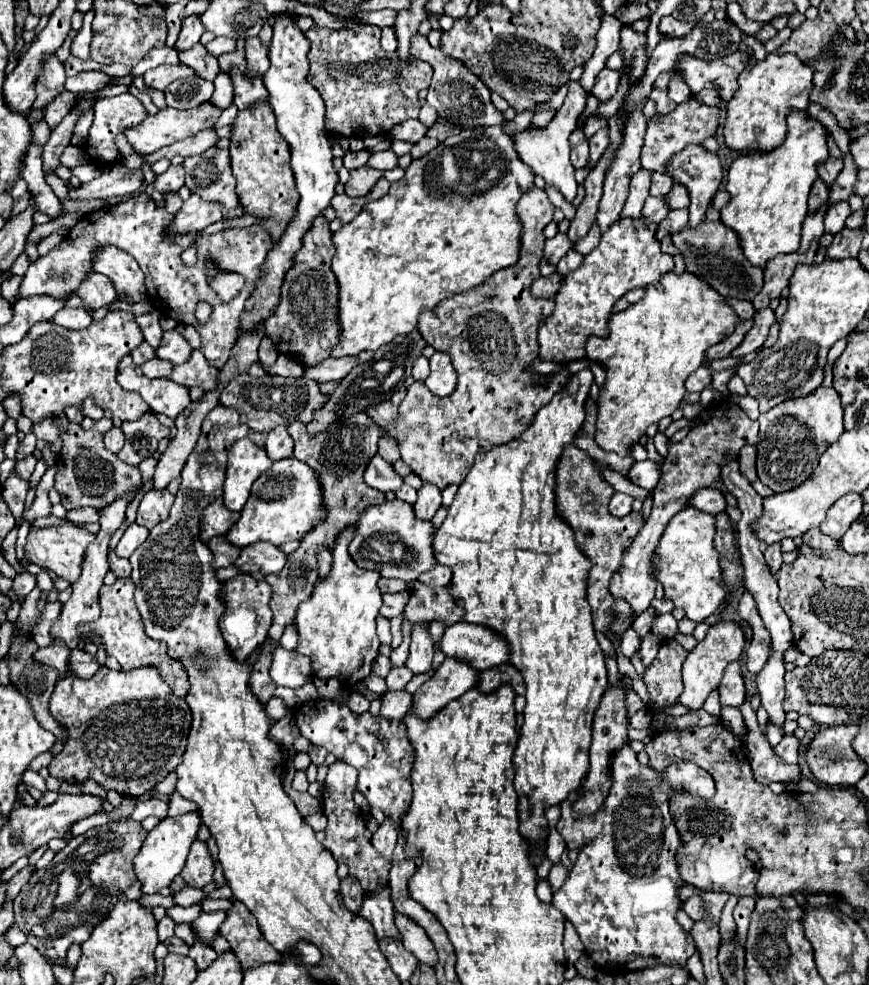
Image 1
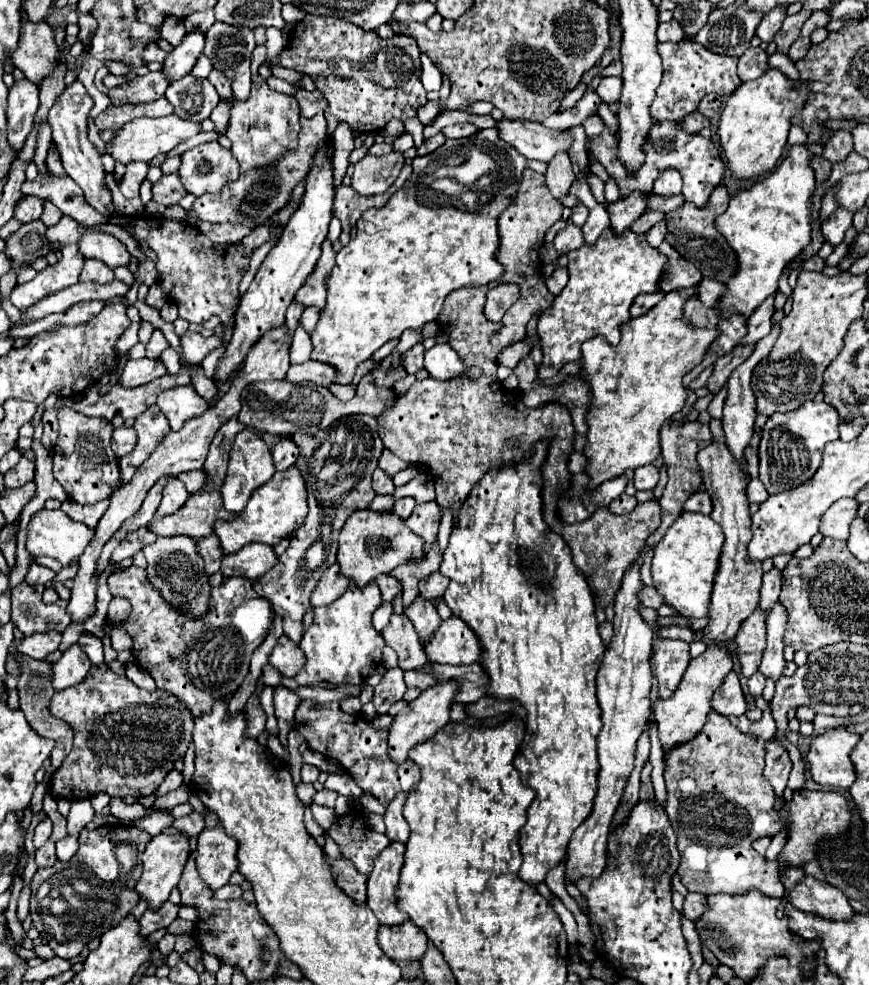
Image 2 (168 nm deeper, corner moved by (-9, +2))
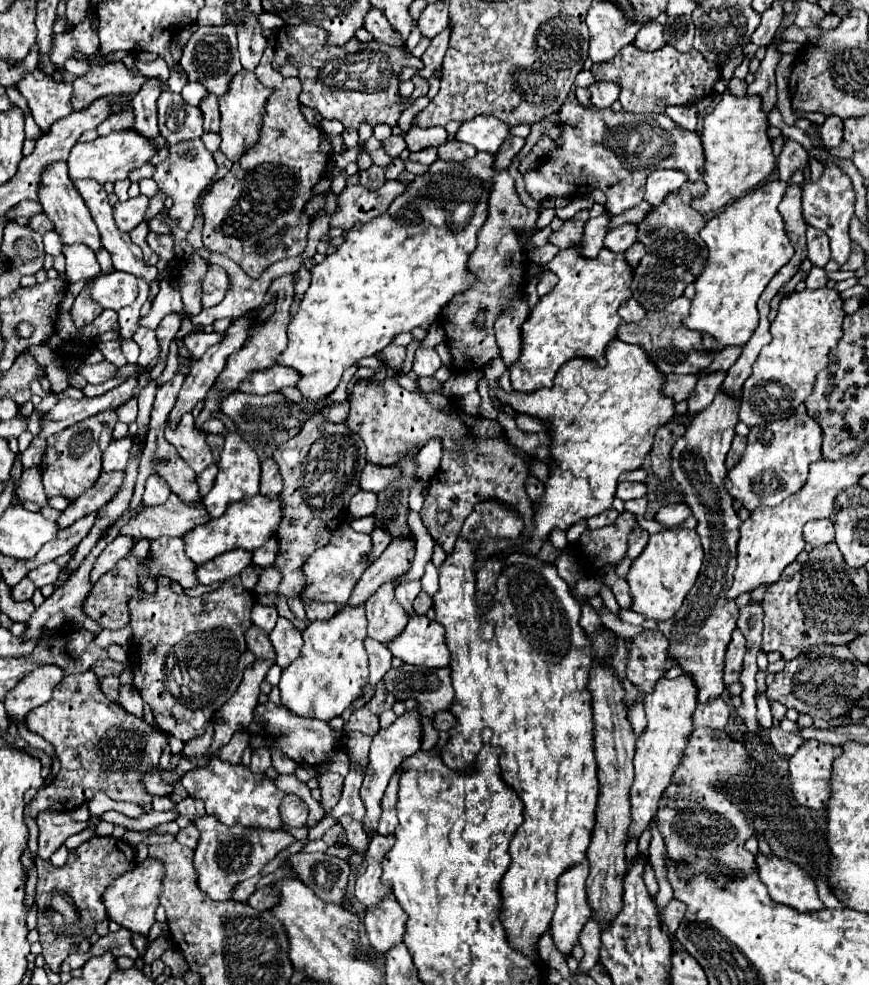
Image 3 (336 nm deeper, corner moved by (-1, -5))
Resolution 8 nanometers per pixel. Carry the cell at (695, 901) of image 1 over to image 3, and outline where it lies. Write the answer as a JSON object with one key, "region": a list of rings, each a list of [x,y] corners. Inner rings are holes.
{"region":[[[672,899],[666,905],[666,909],[664,909],[664,925],[666,925],[666,929],[670,933],[674,933],[678,929],[684,913],[686,913],[686,905],[682,901],[678,901],[678,899]]]}

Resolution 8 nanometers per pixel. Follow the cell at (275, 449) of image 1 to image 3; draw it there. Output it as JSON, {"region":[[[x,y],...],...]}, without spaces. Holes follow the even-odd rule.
{"region":[[[268,457],[262,463],[262,479],[260,479],[260,493],[268,497],[278,497],[282,493],[282,477],[278,475],[278,463]]]}

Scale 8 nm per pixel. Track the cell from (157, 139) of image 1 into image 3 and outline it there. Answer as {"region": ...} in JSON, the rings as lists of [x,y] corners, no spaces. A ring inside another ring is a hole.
{"region":[[[134,129],[116,131],[106,137],[98,137],[90,143],[76,143],[70,151],[70,157],[68,157],[68,171],[70,171],[72,179],[90,177],[102,185],[108,181],[114,183],[114,181],[126,179],[132,169],[142,167],[156,153],[158,153],[158,147],[154,147],[154,143],[150,143],[150,139],[146,139],[144,135],[138,135],[138,131],[134,131]]]}

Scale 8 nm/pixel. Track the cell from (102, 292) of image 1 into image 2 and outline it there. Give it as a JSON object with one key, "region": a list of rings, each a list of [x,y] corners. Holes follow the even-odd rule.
{"region":[[[84,258],[84,268],[80,272],[80,280],[92,280],[98,284],[106,284],[114,280],[114,272],[98,258]]]}

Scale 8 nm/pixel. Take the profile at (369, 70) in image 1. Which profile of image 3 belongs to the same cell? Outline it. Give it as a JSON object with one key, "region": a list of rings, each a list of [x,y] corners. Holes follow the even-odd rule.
{"region":[[[284,25],[276,33],[276,57],[272,67],[278,71],[284,65],[294,65],[302,81],[300,103],[318,111],[322,119],[338,119],[344,127],[358,129],[362,123],[376,125],[386,123],[390,127],[398,125],[398,119],[406,107],[410,107],[418,97],[426,95],[428,89],[414,91],[408,99],[400,97],[400,73],[404,67],[422,67],[404,47],[390,47],[378,41],[360,43],[350,39],[346,45],[326,45],[328,35],[316,25]]]}

